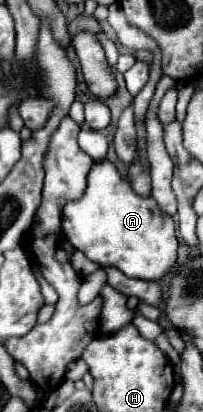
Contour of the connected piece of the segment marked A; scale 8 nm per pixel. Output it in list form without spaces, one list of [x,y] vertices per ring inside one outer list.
[[[109,161],[93,163],[85,195],[79,201],[71,201],[63,209],[63,233],[75,249],[83,251],[91,261],[101,267],[115,267],[123,271],[127,277],[137,277],[145,281],[161,281],[167,277],[177,261],[177,237],[173,217],[163,213],[153,197],[139,197],[131,191],[129,183],[117,173],[115,165]]]

